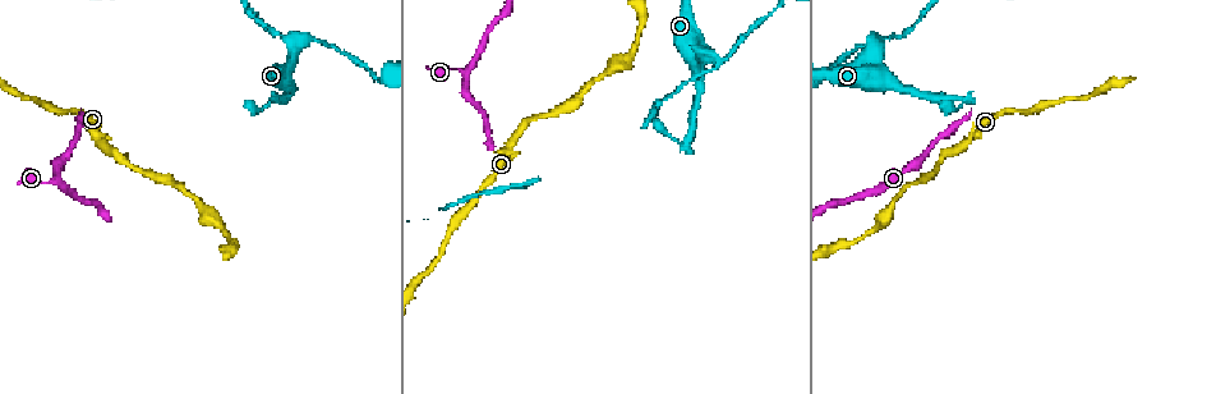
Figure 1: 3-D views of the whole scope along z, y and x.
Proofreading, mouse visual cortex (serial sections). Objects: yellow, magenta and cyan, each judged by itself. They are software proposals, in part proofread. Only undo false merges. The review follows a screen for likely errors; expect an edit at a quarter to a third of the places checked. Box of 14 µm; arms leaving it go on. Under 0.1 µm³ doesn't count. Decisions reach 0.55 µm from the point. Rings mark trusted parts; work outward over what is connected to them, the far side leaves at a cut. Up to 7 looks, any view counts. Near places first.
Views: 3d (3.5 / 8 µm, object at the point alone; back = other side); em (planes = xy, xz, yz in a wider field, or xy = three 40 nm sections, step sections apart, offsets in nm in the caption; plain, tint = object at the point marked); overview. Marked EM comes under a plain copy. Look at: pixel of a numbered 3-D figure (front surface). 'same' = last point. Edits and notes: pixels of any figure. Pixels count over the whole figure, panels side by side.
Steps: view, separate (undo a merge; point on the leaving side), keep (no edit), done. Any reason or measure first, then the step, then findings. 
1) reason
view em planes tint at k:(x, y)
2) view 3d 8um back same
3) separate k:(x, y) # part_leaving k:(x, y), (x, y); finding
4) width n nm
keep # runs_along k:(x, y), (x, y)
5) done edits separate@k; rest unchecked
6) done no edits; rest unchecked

sharp bend
view 3d 3.5um at 1:(471, 68)

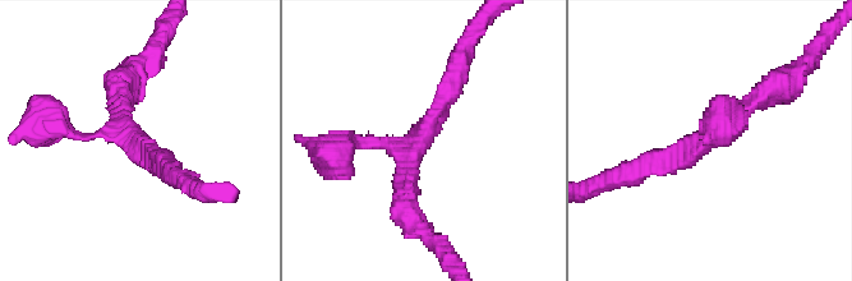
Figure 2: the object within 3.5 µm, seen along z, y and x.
arms 3; arm_widths 150, 250, 250 nm
view em xy step 2 tint at 2:(135, 137)

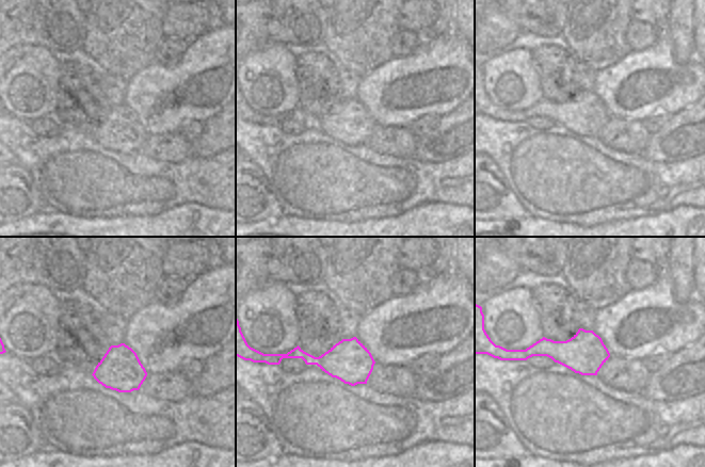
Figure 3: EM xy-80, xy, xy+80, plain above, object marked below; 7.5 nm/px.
keep # runs_along 2:(340, 146), (408, 152), (455, 73); one cell here

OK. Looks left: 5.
calibre changes
view 3d 3.5um at 1:(686, 138)

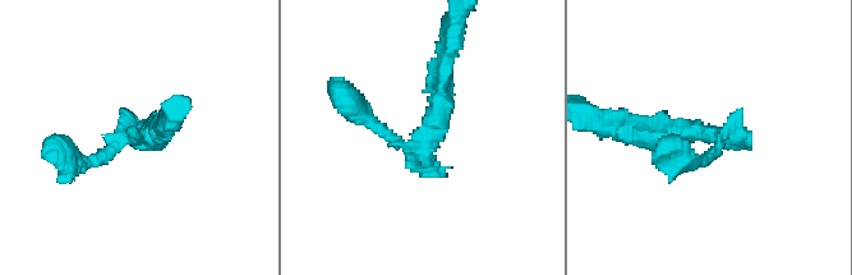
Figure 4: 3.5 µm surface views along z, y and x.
view em xy step 5 tint at 4:(136, 129)

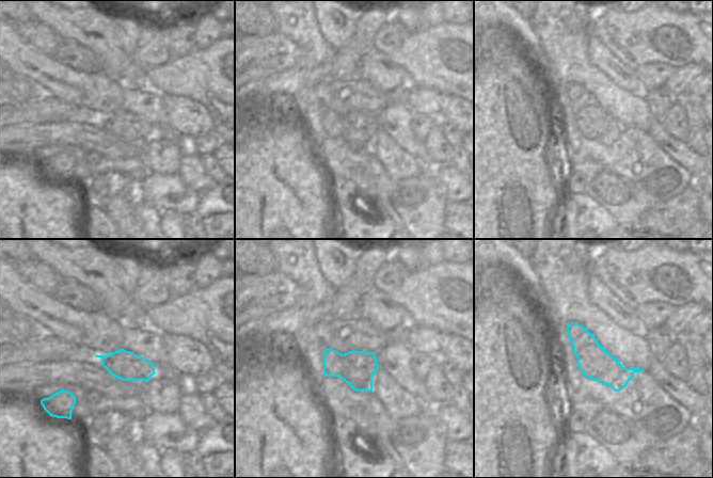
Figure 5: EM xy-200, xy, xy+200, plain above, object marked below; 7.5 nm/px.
keep # runs_along 4:(445, 55), (418, 147), (362, 114); one cell here

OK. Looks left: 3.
sharp bend
view 3d 3.5um at 1:(306, 38)

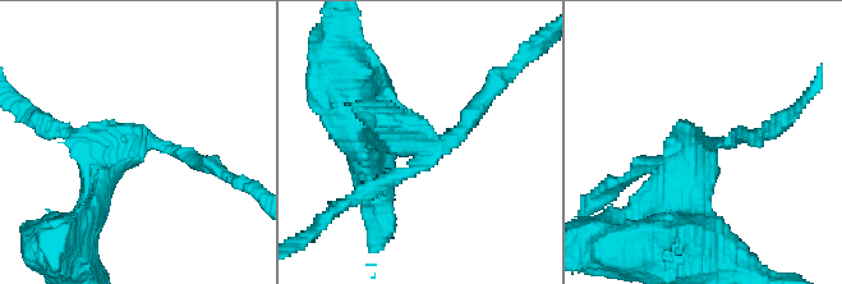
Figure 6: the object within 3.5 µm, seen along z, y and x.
now the EM
view em xy step 3 tint at 6:(429, 140)

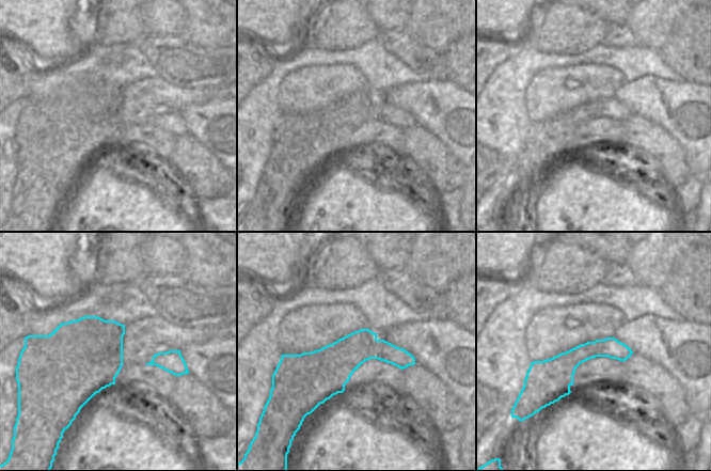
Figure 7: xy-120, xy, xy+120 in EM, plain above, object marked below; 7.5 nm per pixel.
separate 6:(474, 109) # part_leaving 6:(438, 143), (465, 127), (520, 58); two cells meet here

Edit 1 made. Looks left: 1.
done edits separate@6; rest unchecked

